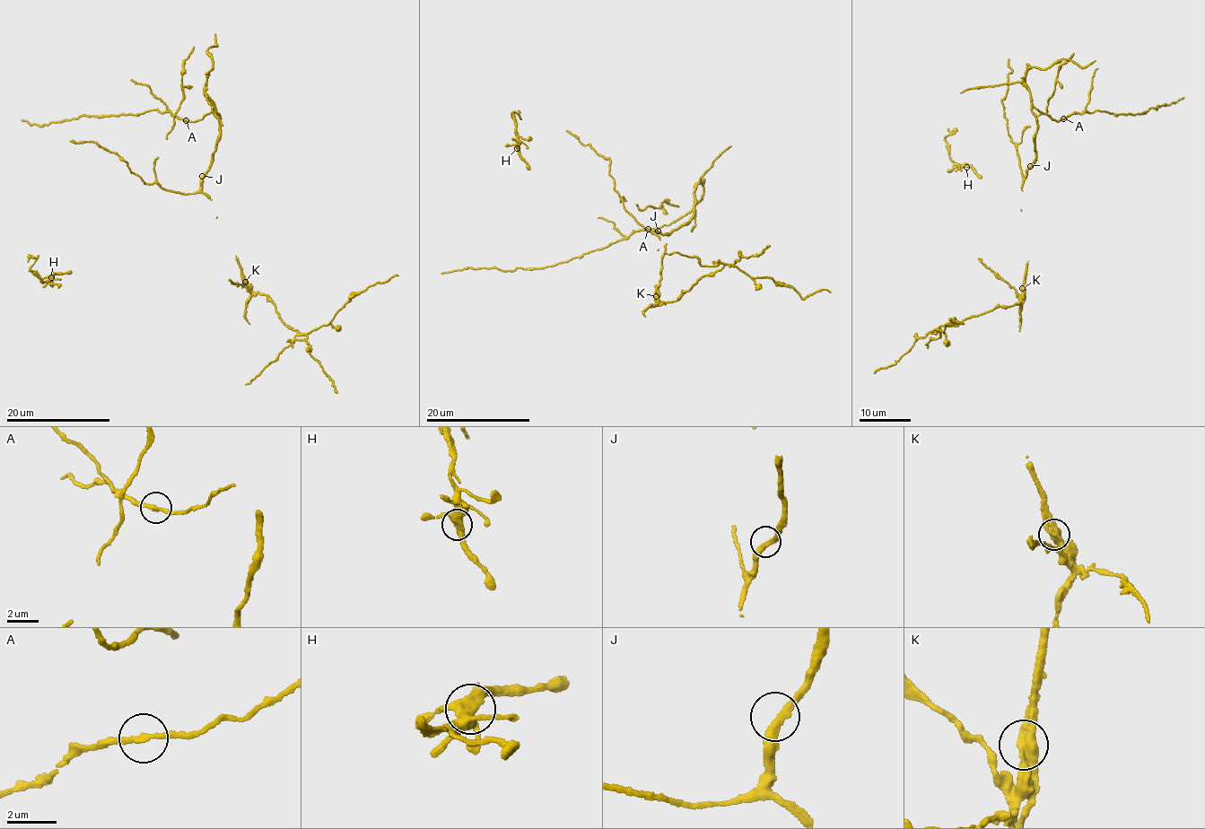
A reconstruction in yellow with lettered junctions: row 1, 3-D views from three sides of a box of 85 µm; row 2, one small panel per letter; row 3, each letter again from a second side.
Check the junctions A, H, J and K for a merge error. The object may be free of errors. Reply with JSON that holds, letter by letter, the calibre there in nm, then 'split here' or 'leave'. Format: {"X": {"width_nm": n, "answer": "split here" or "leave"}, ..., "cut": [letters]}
{"A": {"width_nm": 200, "answer": "leave"}, "H": {"width_nm": 400, "answer": "leave"}, "J": {"width_nm": 320, "answer": "leave"}, "K": {"width_nm": 460, "answer": "split here"}, "cut": ["K"]}

